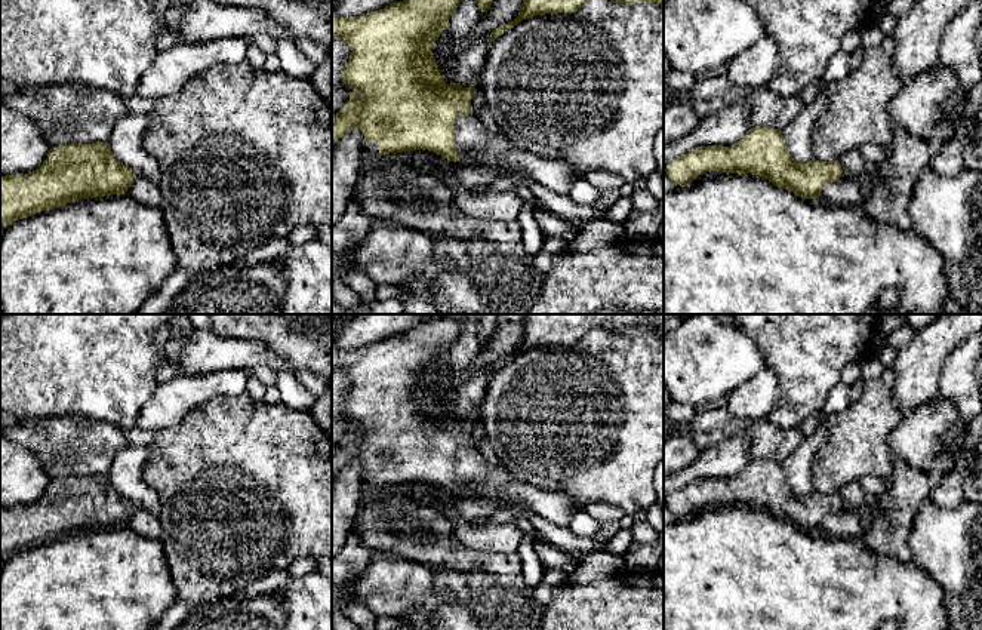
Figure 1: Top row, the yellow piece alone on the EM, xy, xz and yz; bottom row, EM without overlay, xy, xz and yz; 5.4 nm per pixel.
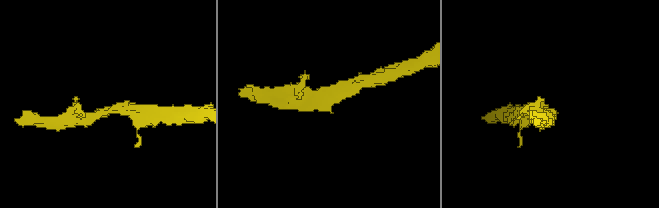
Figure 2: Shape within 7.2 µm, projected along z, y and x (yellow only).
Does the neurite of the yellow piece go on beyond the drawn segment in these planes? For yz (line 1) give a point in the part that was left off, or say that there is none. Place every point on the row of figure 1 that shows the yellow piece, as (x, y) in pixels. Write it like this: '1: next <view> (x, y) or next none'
1: next none

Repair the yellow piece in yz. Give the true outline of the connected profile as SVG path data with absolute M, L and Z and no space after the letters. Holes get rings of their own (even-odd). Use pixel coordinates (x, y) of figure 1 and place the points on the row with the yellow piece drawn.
M751 127L735 145L699 147L671 160L665 172L674 184L686 185L704 172L751 173L766 176L773 185L803 199L819 199L828 182L844 176L838 160L815 157L797 163L781 132L773 127Z

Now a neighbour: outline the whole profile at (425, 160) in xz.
M416 150L409 153L409 163L415 168L418 168L421 172L427 173L435 173L443 176L441 170L438 169L438 162L446 160L447 169L452 169L455 166L467 166L467 168L481 168L483 165L483 151L477 151L470 157L462 157L458 162L450 162L444 157L441 157L437 153L428 151L428 150Z

